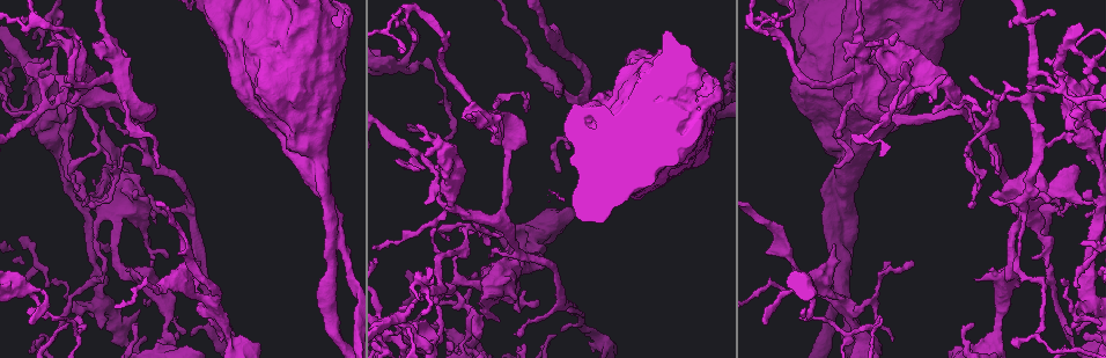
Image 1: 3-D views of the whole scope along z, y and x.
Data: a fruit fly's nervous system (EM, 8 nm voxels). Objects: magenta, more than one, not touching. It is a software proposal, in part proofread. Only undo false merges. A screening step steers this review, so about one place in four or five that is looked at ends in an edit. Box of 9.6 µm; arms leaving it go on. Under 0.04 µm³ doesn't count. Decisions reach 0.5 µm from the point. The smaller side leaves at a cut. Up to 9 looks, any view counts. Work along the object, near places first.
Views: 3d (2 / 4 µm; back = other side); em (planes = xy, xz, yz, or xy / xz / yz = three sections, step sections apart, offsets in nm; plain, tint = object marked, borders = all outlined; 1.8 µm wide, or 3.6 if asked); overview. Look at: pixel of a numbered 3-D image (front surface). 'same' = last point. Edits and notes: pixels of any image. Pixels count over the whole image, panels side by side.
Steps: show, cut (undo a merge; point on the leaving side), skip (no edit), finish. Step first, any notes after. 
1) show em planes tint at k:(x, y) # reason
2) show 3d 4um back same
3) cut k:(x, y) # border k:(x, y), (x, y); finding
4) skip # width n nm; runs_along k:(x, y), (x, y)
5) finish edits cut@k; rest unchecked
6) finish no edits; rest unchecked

show 3d 4um back at 1:(226, 16) # calibre changes

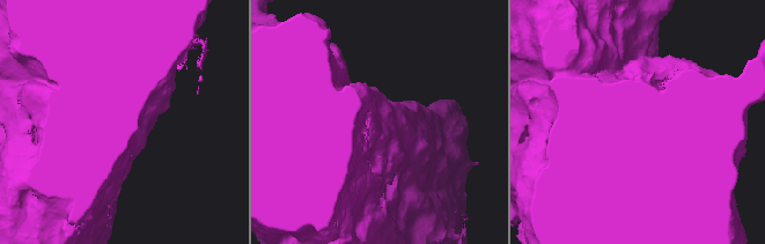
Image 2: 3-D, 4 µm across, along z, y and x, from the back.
show em 3.6um xz step 8 tint same

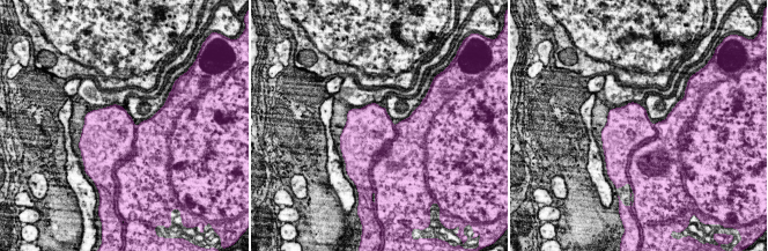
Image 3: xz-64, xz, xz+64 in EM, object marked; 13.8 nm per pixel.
cut 3:(370, 135) # border 3:(394, 126), (394, 137), (370, 167); two neurons meet here

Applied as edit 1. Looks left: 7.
show em 3.6um planes tint at 2:(568, 118) # closes a loop

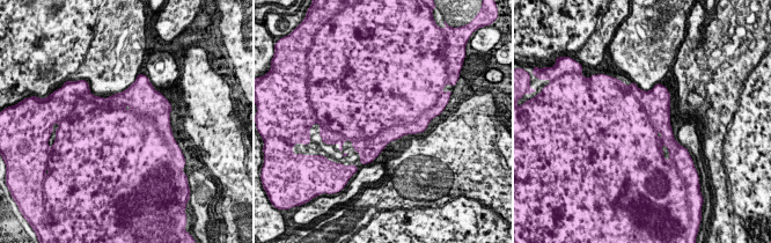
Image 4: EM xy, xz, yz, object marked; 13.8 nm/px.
skip # width 900 nm; continuous, no second neuron

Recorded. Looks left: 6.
show em yz step 8 tint at 1:(998, 97) # sharp bend

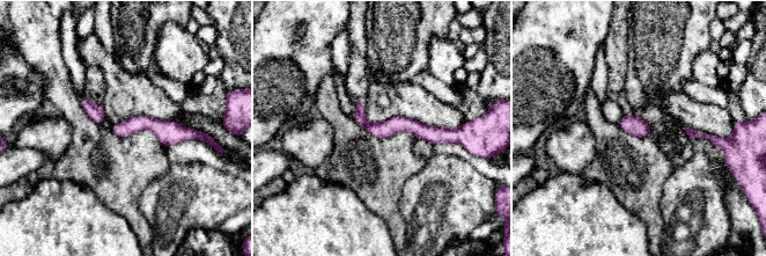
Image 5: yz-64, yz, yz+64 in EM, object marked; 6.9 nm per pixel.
show em planes tint same

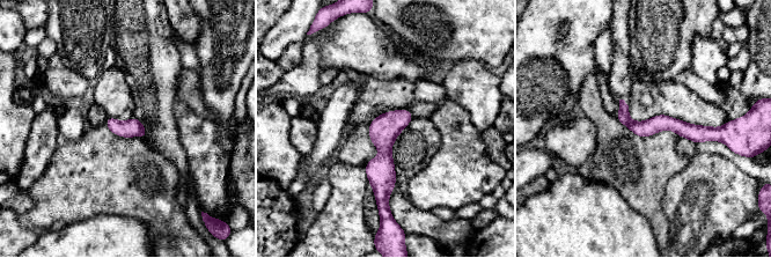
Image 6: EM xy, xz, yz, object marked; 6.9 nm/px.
skip # runs_along 6:(622, 103), (633, 126), (714, 134); continuous, no second neuron

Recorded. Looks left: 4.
show em 3.6um yz step 4 borders at 1:(101, 295) # four-way junction

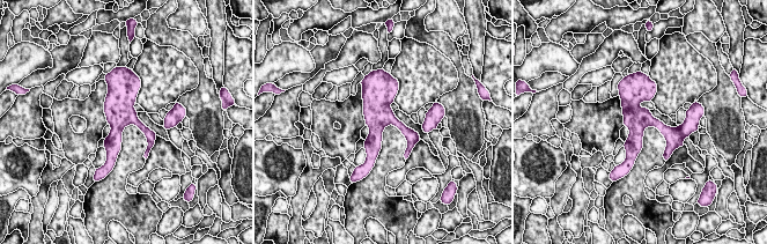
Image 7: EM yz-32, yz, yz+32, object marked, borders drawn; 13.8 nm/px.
skip # runs_along 7:(641, 87), (635, 96), (635, 153); all the same neuron

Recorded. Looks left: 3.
finish edits cut@3; rest unchecked

